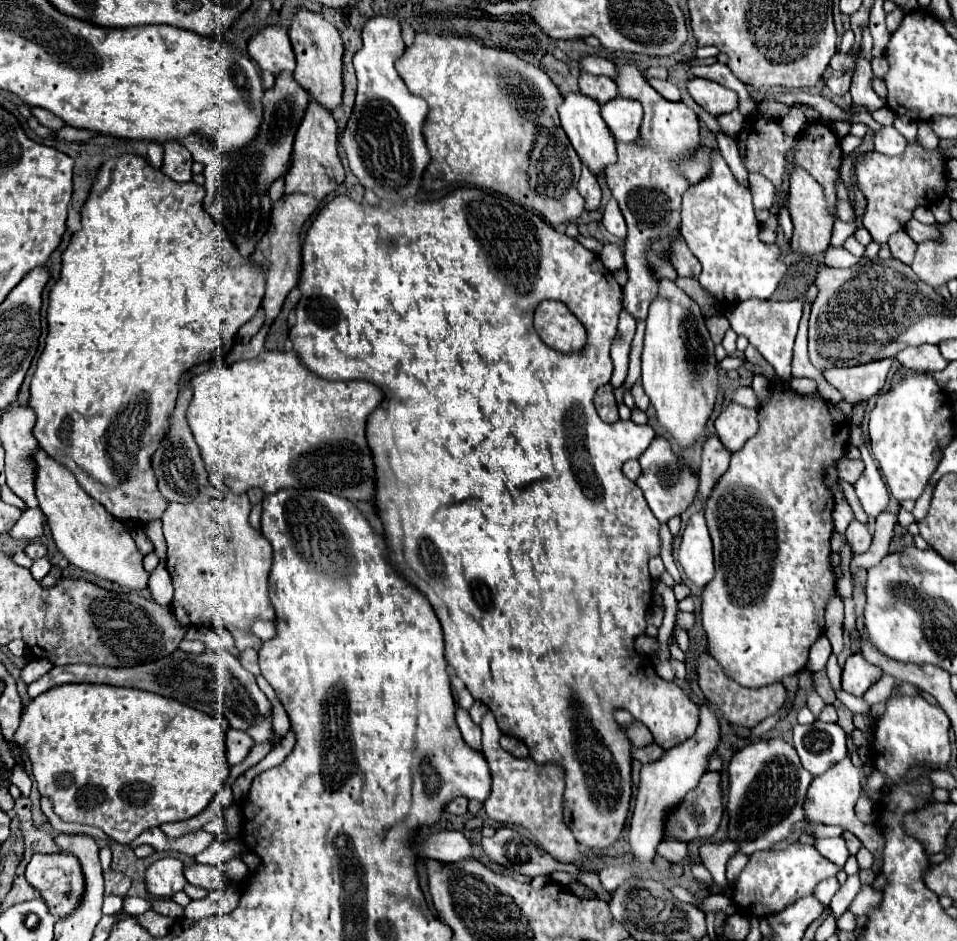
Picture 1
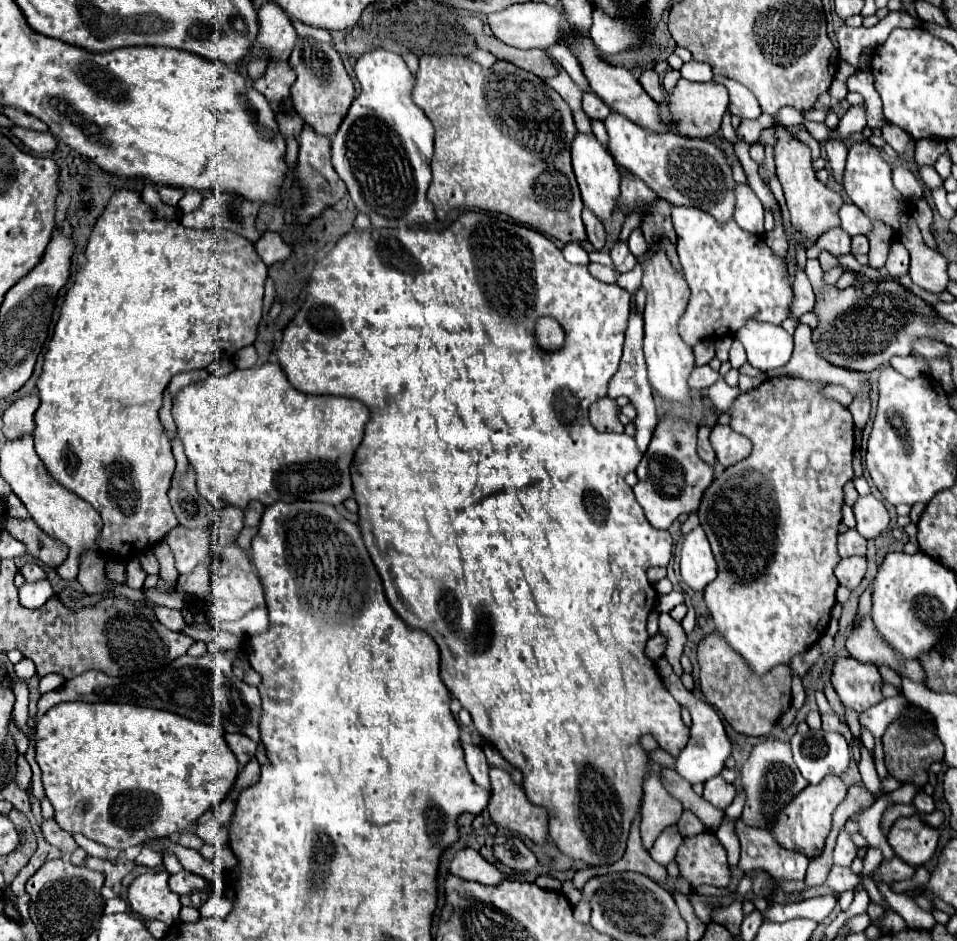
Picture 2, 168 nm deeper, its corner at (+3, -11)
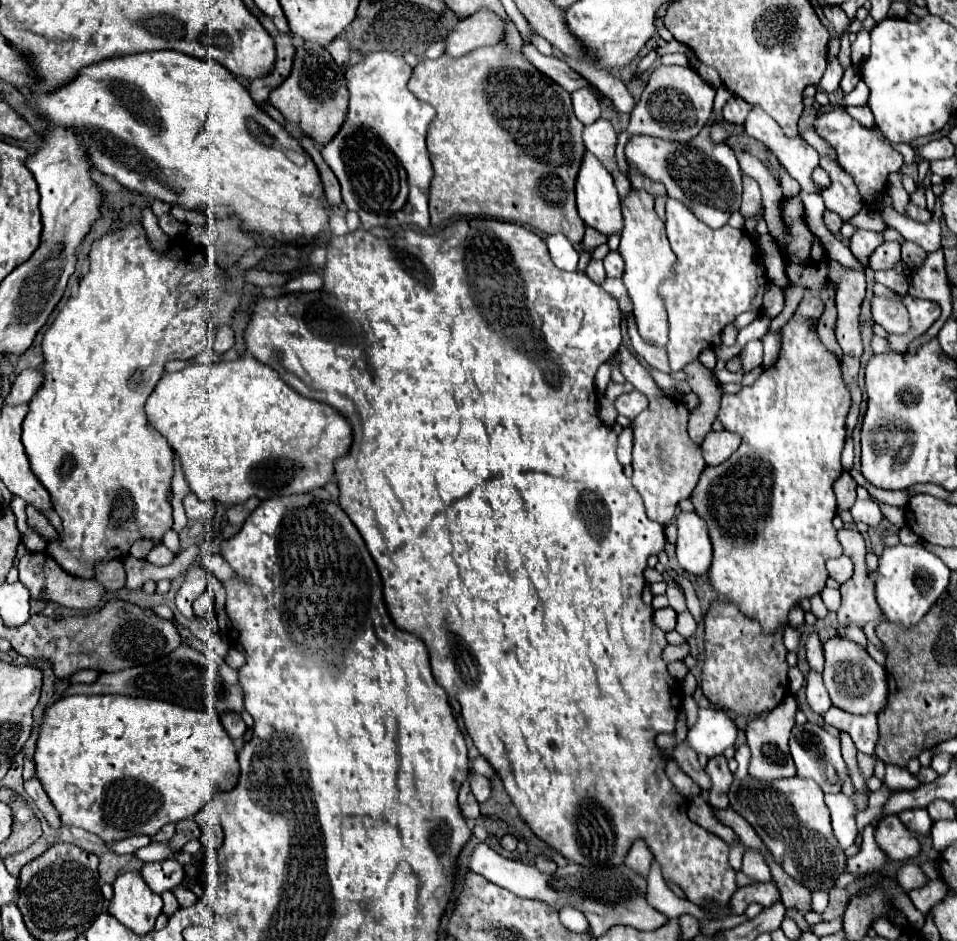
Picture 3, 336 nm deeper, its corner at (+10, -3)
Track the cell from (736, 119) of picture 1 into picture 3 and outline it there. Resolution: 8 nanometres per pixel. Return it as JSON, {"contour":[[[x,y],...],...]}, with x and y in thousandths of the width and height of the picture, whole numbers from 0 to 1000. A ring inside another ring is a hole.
{"contour":[[[764,103],[755,115],[755,124],[759,129],[775,132],[783,120],[784,112],[776,105]]]}

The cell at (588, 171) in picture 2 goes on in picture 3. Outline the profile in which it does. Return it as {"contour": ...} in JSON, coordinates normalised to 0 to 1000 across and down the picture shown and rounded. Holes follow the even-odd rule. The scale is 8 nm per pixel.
{"contour":[[[611,162],[609,174],[607,174],[607,181],[603,187],[603,223],[613,240],[618,240],[624,247],[630,247],[632,251],[649,249],[649,244],[651,244],[649,217],[647,217],[645,200],[641,198],[641,189],[618,162]]]}

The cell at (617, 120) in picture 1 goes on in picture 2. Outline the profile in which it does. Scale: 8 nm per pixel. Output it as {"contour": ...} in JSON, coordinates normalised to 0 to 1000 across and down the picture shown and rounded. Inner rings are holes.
{"contour":[[[637,121],[631,128],[639,168],[669,187],[688,208],[706,219],[727,219],[742,225],[750,236],[759,236],[767,227],[767,191],[765,179],[757,162],[740,149],[713,147],[708,142],[681,145],[650,121]]]}

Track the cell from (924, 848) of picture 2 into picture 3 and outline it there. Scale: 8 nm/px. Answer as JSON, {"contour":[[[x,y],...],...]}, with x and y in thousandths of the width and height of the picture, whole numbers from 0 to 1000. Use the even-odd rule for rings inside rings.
{"contour":[[[923,867],[914,880],[914,895],[931,914],[948,914],[960,908],[960,895],[937,867]]]}

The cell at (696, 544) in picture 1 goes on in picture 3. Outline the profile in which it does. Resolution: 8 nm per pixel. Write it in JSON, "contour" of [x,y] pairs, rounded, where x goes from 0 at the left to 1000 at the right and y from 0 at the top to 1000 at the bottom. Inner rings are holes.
{"contour":[[[712,544],[707,548],[707,595],[720,610],[737,610],[745,595],[745,582],[737,553],[728,544]]]}

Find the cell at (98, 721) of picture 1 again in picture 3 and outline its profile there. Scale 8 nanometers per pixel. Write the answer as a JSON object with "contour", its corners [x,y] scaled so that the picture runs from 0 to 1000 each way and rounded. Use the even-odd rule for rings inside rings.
{"contour":[[[78,738],[78,740],[66,740],[62,744],[57,744],[47,755],[47,767],[43,772],[43,780],[41,780],[41,786],[39,786],[39,797],[37,797],[34,810],[37,810],[39,827],[43,829],[49,846],[53,848],[55,857],[60,859],[60,863],[64,867],[64,874],[68,878],[80,878],[80,880],[87,880],[91,884],[97,884],[108,895],[112,895],[112,893],[129,893],[129,891],[135,891],[135,888],[141,888],[141,886],[162,888],[172,876],[187,874],[187,871],[204,867],[220,850],[220,846],[225,842],[243,840],[248,835],[248,829],[250,829],[248,795],[246,795],[246,789],[241,786],[241,782],[231,772],[231,765],[229,765],[229,759],[225,757],[225,752],[195,755],[195,752],[181,750],[181,748],[168,746],[168,744],[133,742],[133,740],[116,740],[116,738],[110,738],[110,740]]]}

